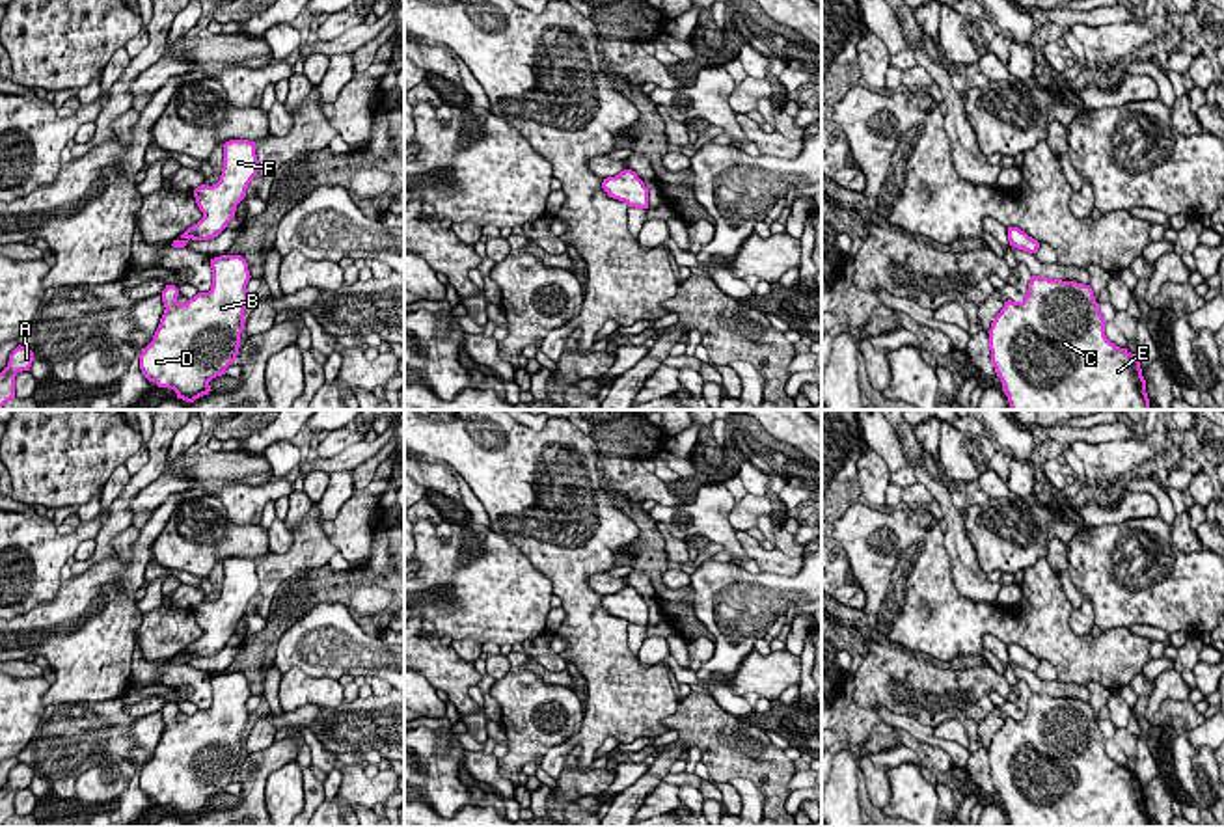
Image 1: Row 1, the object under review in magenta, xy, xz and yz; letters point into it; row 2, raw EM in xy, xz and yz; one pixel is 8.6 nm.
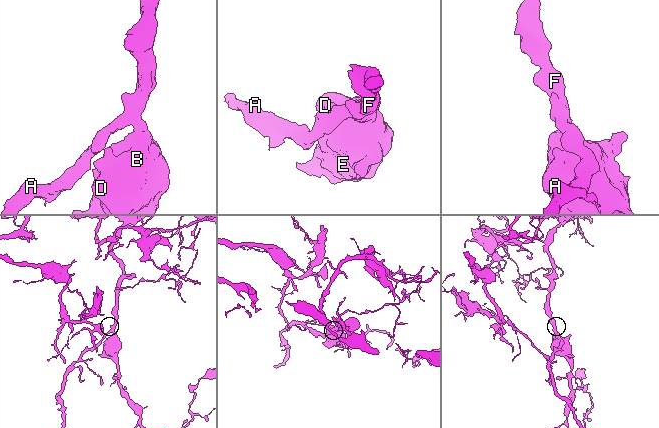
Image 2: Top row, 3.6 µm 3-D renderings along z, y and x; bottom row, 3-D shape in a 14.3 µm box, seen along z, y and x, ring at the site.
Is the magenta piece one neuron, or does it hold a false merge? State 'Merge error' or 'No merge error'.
No merge error

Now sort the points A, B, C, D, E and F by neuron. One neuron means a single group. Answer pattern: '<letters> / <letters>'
A B C D E F

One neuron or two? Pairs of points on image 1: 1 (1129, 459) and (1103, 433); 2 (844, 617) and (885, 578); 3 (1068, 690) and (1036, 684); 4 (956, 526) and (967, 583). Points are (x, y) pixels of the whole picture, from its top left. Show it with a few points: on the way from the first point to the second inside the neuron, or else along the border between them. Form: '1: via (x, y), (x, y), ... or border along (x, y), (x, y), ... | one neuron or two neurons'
1: border along (1131, 436), (1120, 442), (1074, 442), (1070, 446) | two neurons
2: border along (863, 610), (884, 639) | two neurons
3: via (1060, 688), (1044, 686) | one neuron
4: via (956, 541), (965, 569) | one neuron

